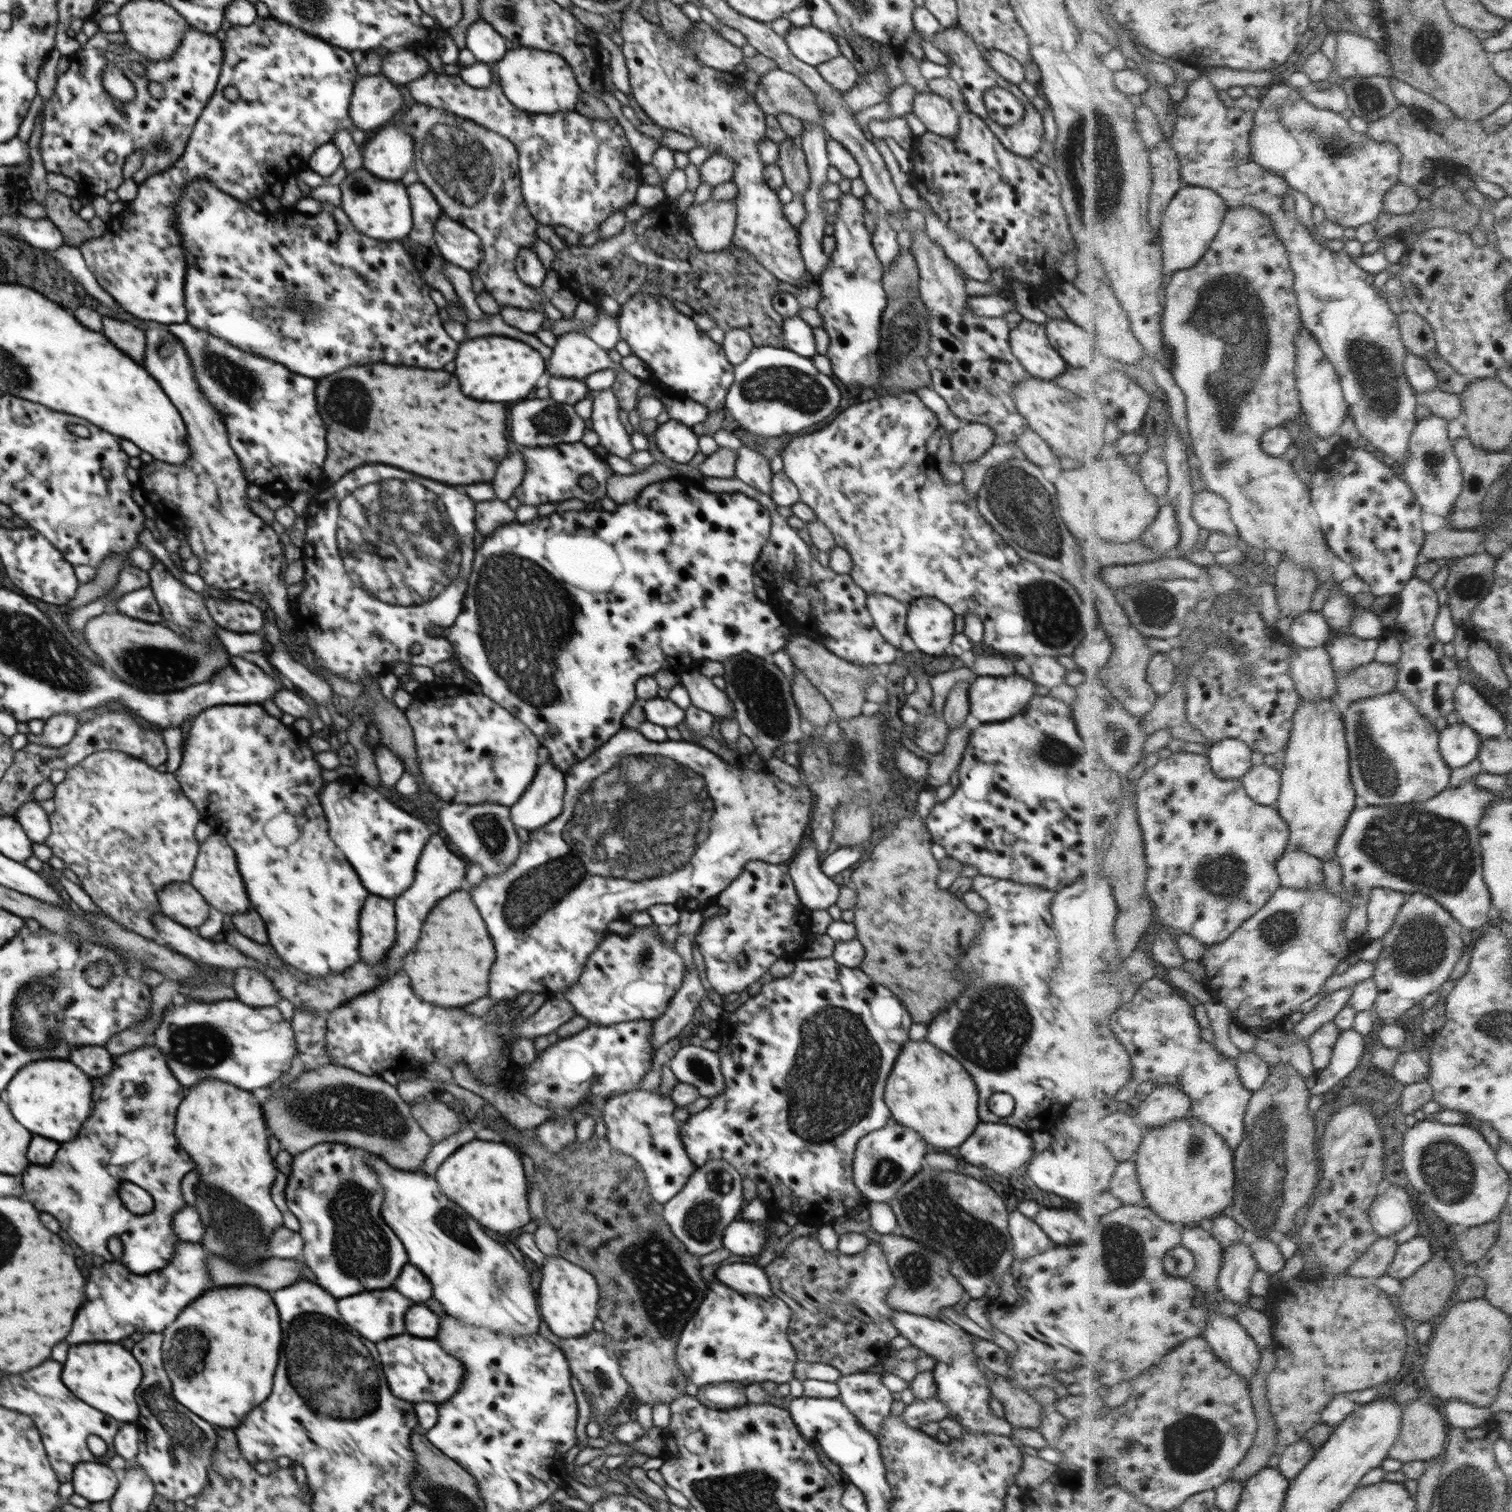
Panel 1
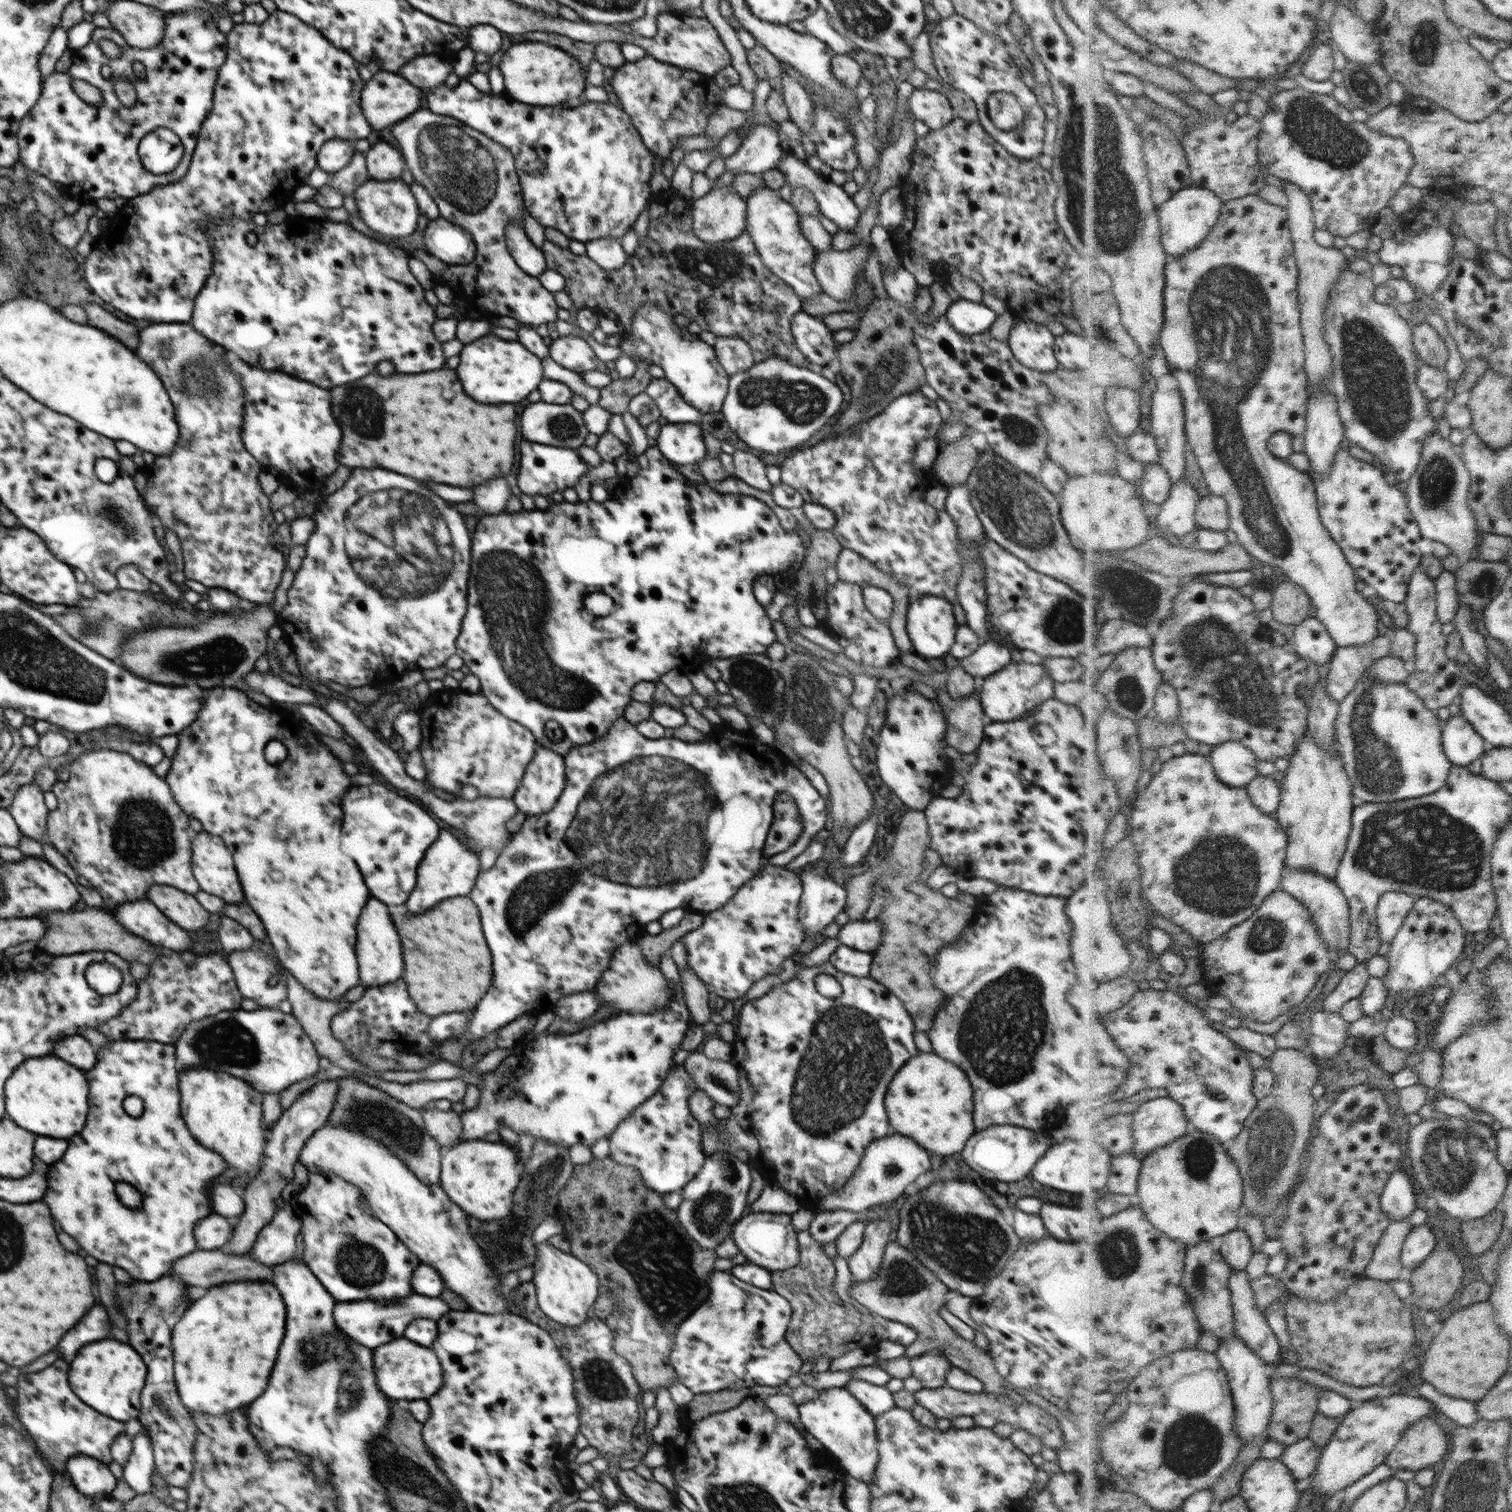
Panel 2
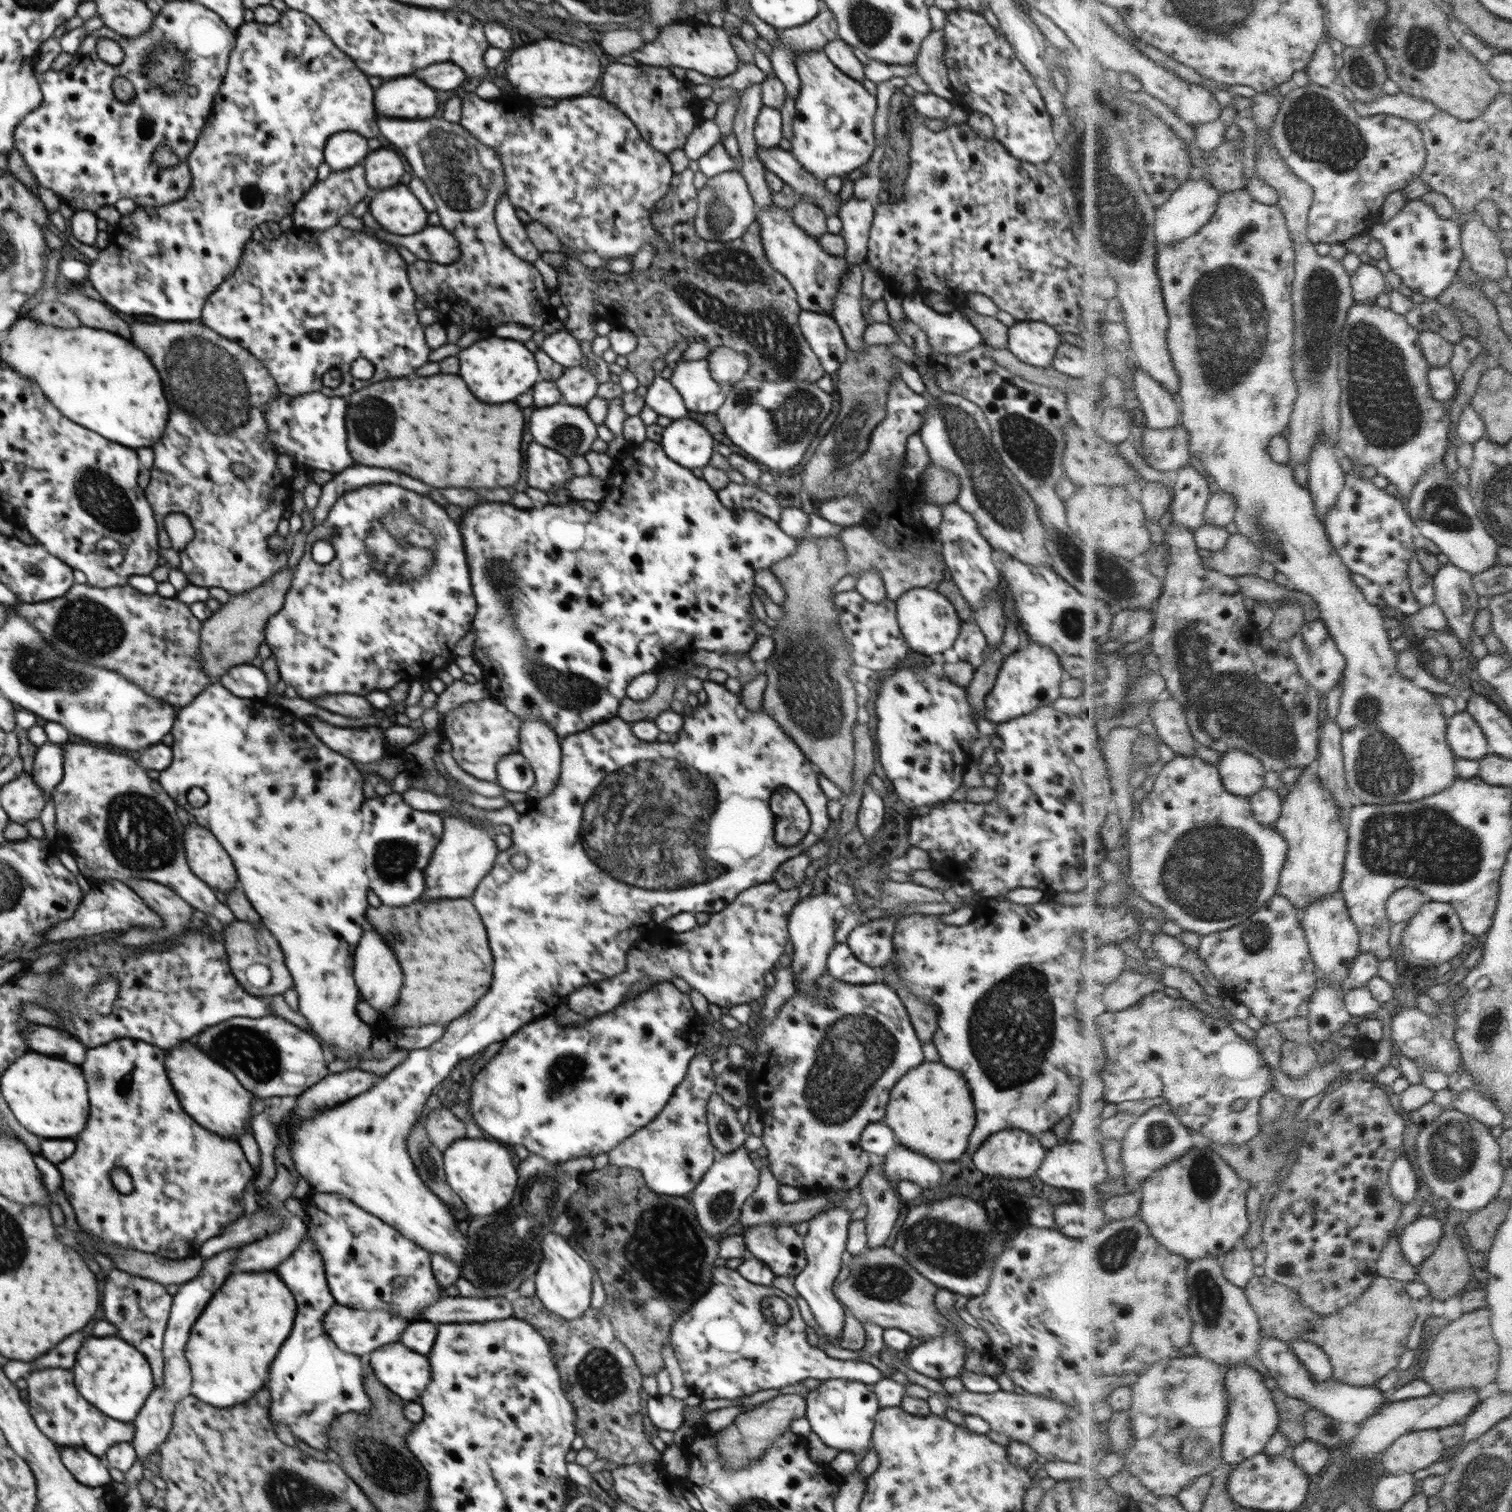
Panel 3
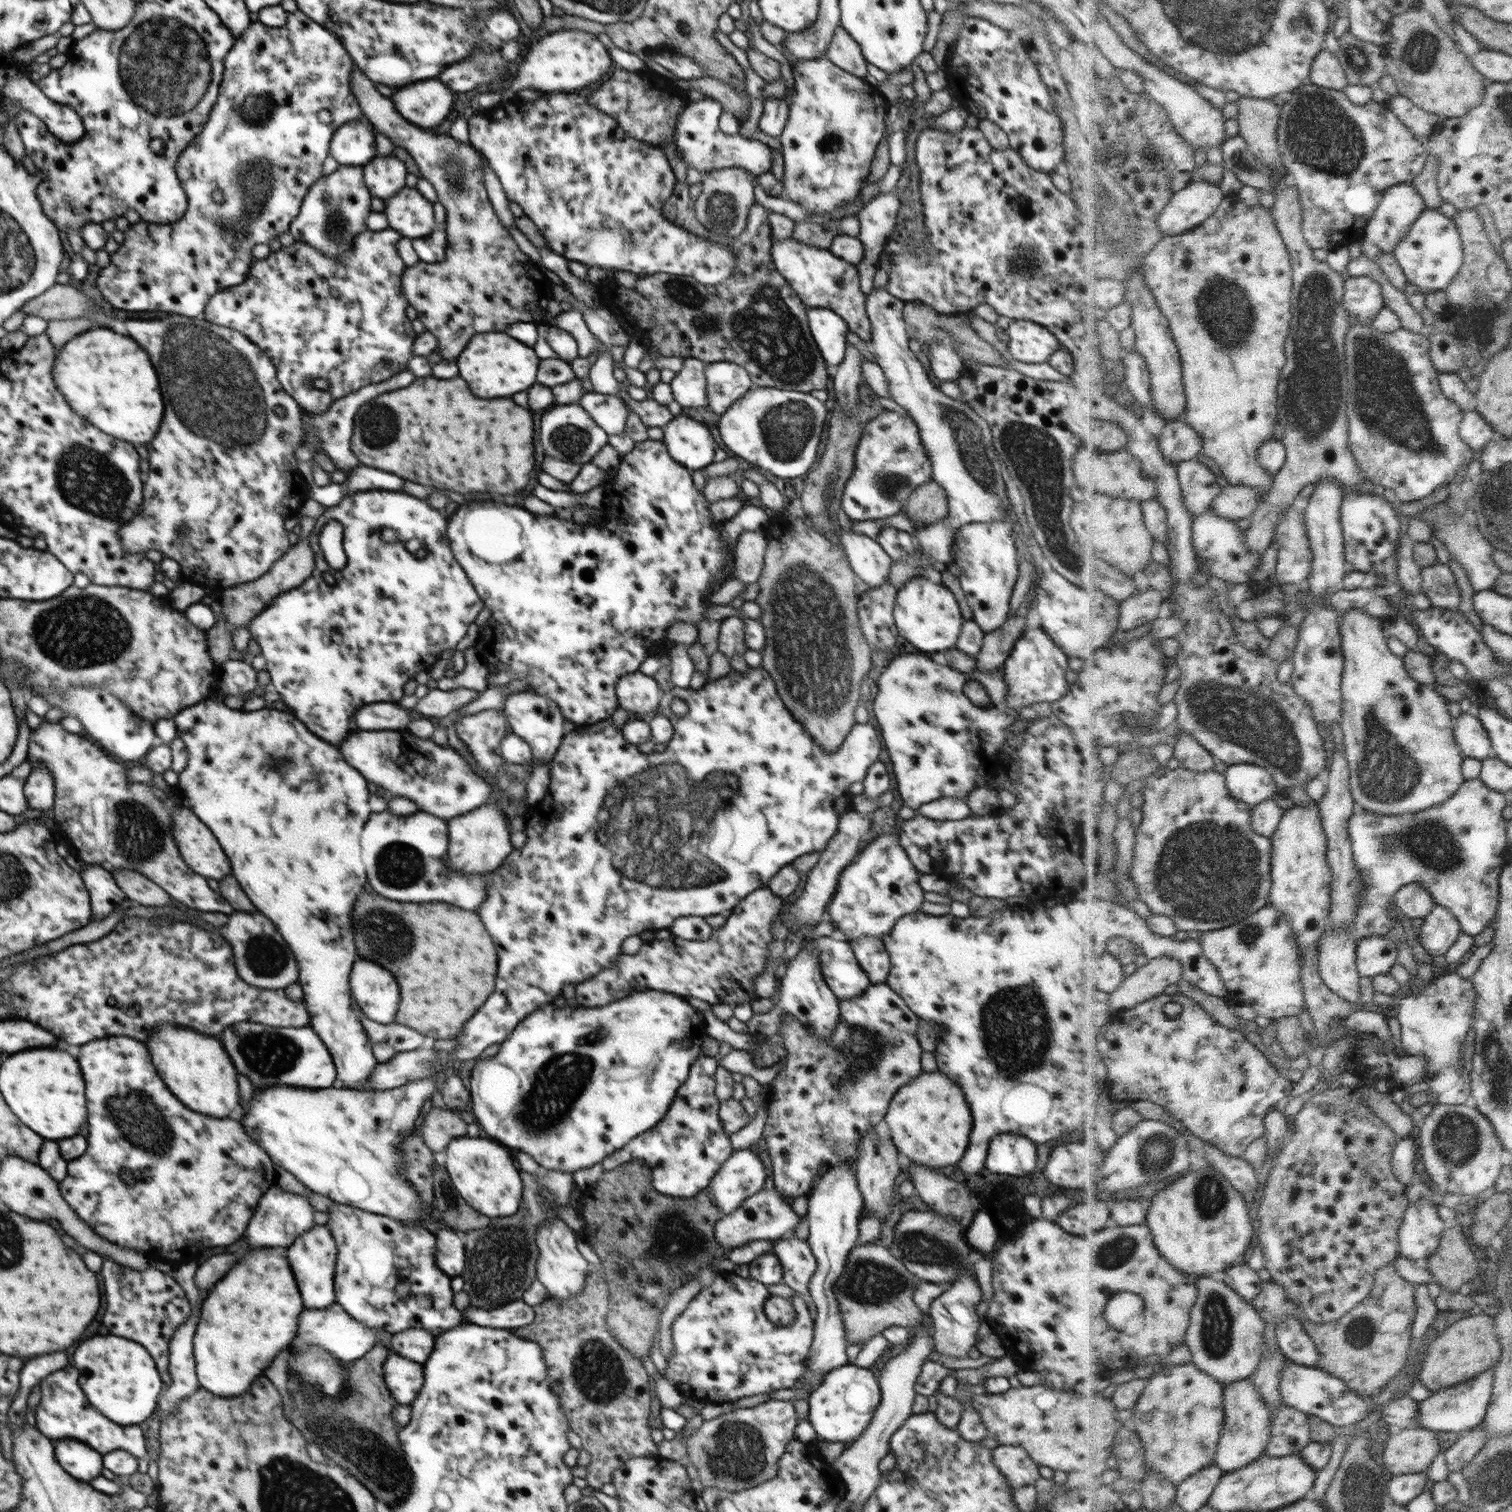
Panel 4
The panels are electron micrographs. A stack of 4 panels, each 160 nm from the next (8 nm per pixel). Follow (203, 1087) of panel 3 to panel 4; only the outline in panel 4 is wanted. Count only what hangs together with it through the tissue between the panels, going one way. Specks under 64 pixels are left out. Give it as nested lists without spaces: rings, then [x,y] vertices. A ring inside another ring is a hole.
[[[160,1025],[152,1028],[147,1035],[145,1044],[150,1051],[152,1064],[172,1094],[182,1100],[188,1109],[220,1119],[239,1112],[240,1096],[236,1082],[239,1073],[218,1040],[188,1028],[180,1028],[180,1025]]]

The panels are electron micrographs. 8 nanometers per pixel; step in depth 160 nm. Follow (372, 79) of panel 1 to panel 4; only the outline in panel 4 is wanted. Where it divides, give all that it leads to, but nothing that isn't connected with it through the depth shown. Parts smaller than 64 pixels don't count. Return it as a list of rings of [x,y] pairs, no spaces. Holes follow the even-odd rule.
[[[429,79],[394,89],[389,98],[408,122],[420,128],[437,130],[450,116],[456,93],[438,79]]]

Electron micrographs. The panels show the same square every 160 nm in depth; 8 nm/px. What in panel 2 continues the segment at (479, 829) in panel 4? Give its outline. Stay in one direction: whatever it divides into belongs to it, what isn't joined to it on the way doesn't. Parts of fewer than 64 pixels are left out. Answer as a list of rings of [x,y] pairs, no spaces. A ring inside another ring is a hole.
[[[442,829],[420,861],[416,886],[406,901],[408,912],[420,914],[436,906],[440,900],[454,896],[469,896],[469,892],[475,887],[480,871],[479,855],[470,850],[452,832]]]

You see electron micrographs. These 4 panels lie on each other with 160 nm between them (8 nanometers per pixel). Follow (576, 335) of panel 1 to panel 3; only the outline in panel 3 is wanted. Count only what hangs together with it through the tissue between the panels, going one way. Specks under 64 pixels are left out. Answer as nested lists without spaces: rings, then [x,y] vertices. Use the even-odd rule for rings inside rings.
[[[566,330],[552,333],[542,342],[542,350],[563,367],[587,366],[583,358],[579,340]]]

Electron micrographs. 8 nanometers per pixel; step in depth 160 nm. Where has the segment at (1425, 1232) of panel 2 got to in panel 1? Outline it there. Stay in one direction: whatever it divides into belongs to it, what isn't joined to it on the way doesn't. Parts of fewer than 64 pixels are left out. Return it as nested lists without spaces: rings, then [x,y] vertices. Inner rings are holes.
[[[1417,1235],[1400,1245],[1396,1260],[1390,1266],[1388,1275],[1404,1282],[1407,1278],[1416,1276],[1427,1262],[1434,1259],[1434,1248],[1430,1240]]]

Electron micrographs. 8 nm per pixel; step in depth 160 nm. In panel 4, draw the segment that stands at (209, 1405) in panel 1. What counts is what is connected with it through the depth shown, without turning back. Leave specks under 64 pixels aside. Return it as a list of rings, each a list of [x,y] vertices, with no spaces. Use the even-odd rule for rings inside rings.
[[[248,1248],[236,1266],[204,1297],[193,1338],[197,1379],[202,1387],[221,1397],[246,1392],[270,1366],[276,1354],[296,1336],[303,1298],[288,1259],[270,1248]]]

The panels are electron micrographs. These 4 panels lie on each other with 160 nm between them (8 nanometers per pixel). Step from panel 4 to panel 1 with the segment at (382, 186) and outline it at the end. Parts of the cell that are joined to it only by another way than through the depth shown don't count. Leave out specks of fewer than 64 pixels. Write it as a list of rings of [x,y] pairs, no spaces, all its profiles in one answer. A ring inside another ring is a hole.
[[[389,122],[371,133],[364,146],[363,168],[379,179],[400,181],[413,168],[414,143],[403,122]]]

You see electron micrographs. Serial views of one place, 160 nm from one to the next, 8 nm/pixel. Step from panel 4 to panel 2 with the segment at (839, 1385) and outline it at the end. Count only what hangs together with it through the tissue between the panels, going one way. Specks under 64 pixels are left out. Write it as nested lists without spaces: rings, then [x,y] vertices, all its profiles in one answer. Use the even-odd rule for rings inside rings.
[[[831,1387],[820,1390],[820,1396],[797,1407],[806,1431],[817,1438],[834,1456],[839,1468],[853,1478],[870,1486],[876,1476],[880,1456],[873,1414],[847,1388]]]

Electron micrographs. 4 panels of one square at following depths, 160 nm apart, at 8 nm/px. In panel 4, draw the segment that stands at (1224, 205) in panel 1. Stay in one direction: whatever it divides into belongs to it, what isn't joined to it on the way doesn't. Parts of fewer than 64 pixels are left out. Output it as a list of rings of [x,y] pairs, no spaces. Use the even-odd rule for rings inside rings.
[[[1194,180],[1174,196],[1157,224],[1165,236],[1194,231],[1217,213],[1225,198],[1220,185]]]

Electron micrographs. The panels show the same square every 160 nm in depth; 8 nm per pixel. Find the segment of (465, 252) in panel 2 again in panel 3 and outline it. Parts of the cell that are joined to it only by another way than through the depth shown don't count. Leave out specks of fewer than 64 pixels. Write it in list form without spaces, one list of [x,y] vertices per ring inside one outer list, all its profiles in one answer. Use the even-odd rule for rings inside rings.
[[[428,224],[420,232],[408,236],[392,234],[385,229],[374,230],[368,226],[363,227],[362,231],[392,245],[404,246],[416,258],[428,263],[450,264],[460,256],[459,240],[441,224]]]

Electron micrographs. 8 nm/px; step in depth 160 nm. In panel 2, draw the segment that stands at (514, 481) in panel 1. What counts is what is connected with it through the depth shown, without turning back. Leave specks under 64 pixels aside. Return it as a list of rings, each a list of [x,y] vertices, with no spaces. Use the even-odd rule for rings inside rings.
[[[494,478],[480,486],[476,486],[472,492],[472,502],[486,514],[499,514],[511,498],[510,482],[512,478]]]

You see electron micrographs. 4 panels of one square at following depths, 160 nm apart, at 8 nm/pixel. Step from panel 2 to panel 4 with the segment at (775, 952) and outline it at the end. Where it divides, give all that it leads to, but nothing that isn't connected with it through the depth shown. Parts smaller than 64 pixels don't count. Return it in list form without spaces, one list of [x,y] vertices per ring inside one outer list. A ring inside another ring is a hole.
[[[767,886],[754,890],[745,896],[728,913],[726,924],[722,928],[713,929],[708,940],[686,940],[672,936],[668,941],[652,940],[644,942],[639,951],[634,954],[620,953],[610,968],[603,968],[588,981],[576,986],[578,1006],[598,1008],[610,1004],[612,1000],[628,997],[636,992],[663,991],[688,999],[688,997],[704,1000],[708,1004],[728,1004],[736,1006],[744,1002],[752,1003],[757,997],[754,989],[754,978],[762,974],[764,962],[768,956],[768,943],[772,942],[770,927],[779,914],[786,913],[787,899],[774,894]]]

